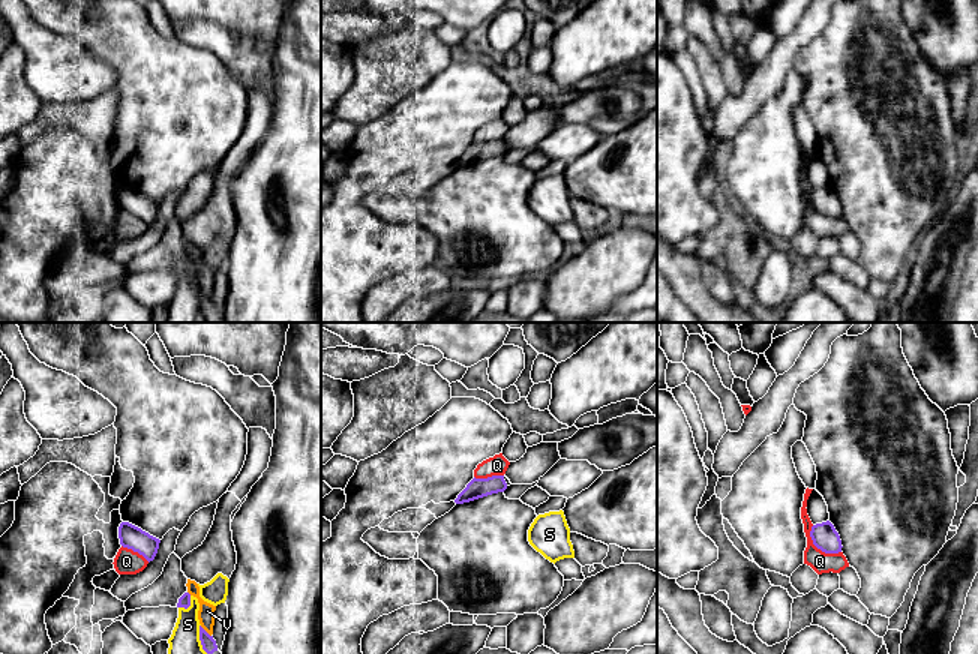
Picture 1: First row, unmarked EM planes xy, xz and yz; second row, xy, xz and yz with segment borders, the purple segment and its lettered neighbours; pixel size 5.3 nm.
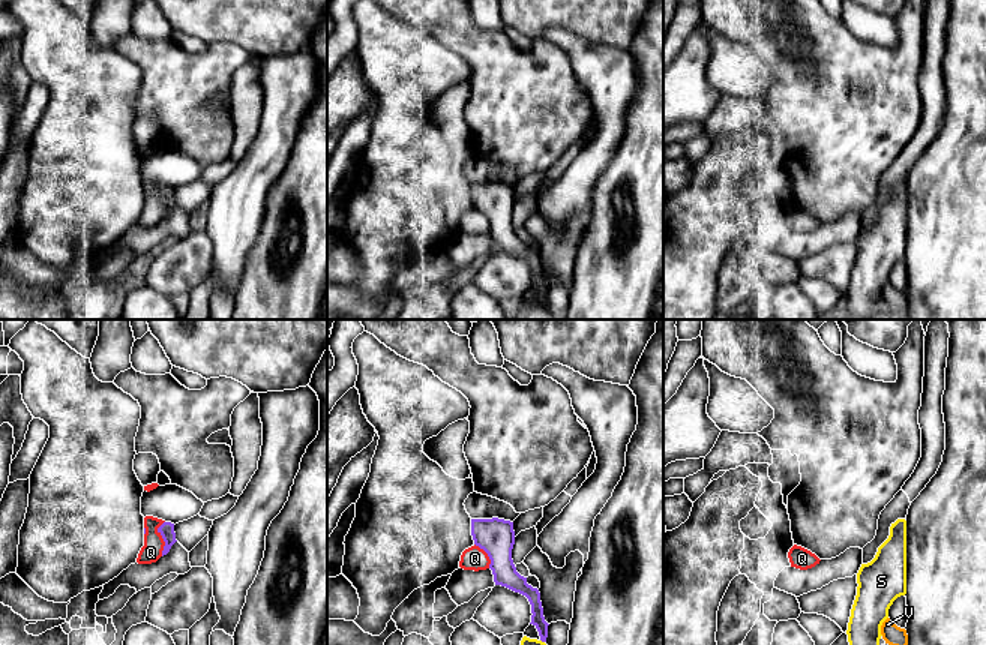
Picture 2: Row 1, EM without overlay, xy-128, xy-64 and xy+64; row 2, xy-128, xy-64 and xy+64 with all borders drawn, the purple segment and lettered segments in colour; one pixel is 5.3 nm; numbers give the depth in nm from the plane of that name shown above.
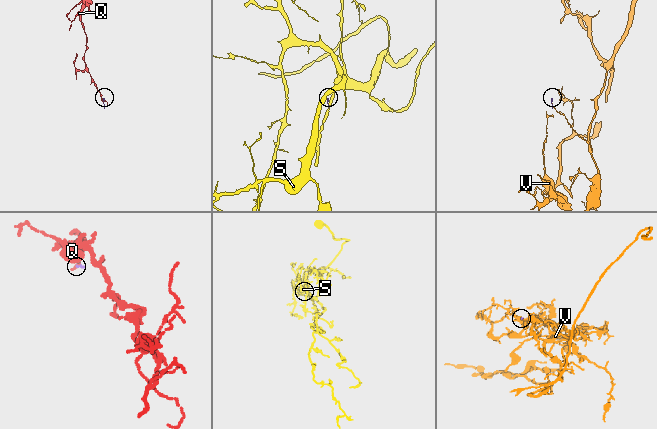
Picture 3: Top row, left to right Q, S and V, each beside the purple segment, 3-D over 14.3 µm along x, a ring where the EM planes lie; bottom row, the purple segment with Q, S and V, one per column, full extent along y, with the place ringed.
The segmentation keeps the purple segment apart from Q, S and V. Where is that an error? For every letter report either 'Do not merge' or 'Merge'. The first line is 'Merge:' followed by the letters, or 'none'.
Merge: none
Q: Do not merge
S: Do not merge
V: Do not merge

